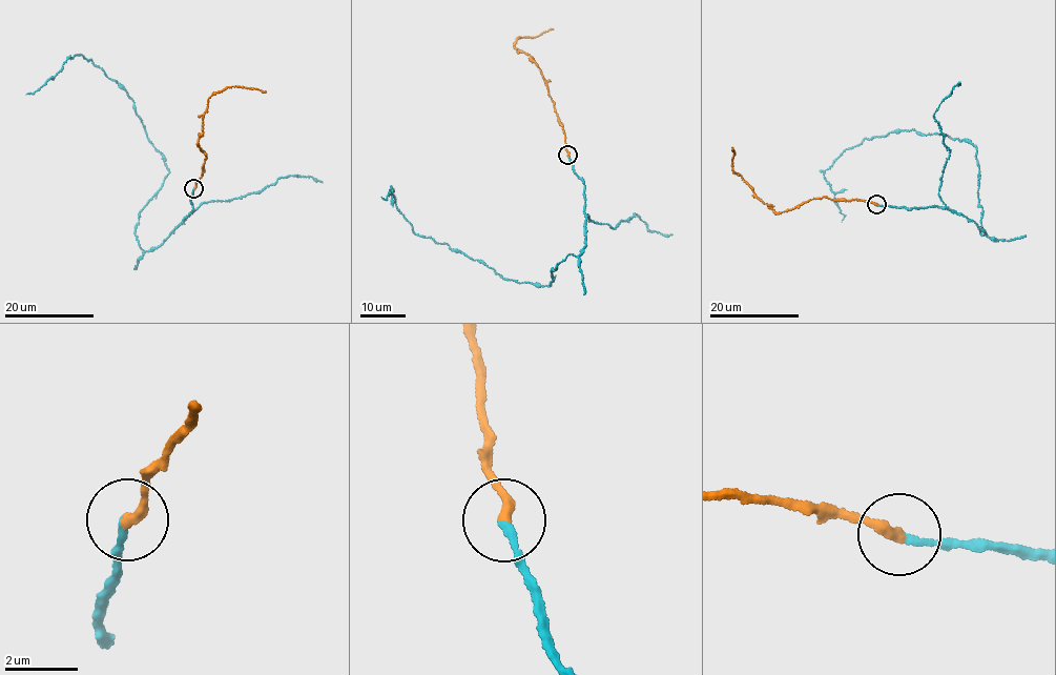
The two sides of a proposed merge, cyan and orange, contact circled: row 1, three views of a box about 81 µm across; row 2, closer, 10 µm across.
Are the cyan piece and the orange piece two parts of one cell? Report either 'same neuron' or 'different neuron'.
same neuron

